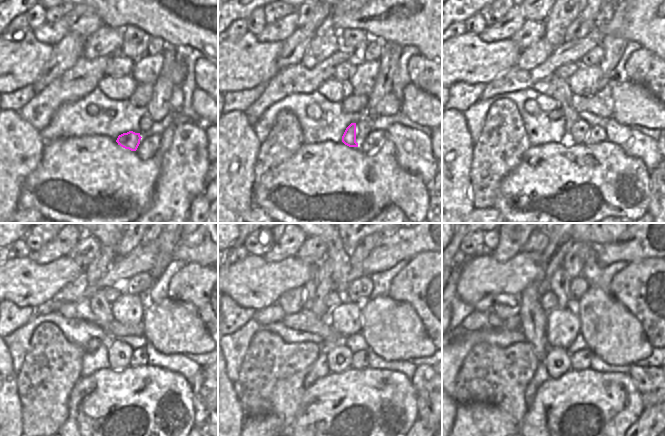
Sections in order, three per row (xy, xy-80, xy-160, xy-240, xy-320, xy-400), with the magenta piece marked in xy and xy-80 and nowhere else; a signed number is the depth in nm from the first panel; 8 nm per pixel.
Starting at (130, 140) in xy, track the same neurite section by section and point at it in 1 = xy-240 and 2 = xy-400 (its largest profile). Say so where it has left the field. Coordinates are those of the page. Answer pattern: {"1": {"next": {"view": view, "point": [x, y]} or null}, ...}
{"1": {"next": {"view": "xy-240", "point": [99, 305]}}, "2": {"next": {"view": "xy-400", "point": [559, 243]}}}

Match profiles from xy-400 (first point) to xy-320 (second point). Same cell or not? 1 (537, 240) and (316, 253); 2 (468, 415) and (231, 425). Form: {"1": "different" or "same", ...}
{"1": "same", "2": "different"}

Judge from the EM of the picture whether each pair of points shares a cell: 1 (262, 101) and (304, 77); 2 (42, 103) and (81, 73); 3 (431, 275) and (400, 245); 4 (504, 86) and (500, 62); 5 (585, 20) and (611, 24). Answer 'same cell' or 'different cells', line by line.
1: same cell
2: same cell
3: different cells
4: different cells
5: different cells

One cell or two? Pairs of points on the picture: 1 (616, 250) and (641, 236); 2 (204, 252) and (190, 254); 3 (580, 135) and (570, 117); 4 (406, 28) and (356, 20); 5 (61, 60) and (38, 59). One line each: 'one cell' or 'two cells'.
1: one cell
2: one cell
3: two cells
4: one cell
5: two cells

